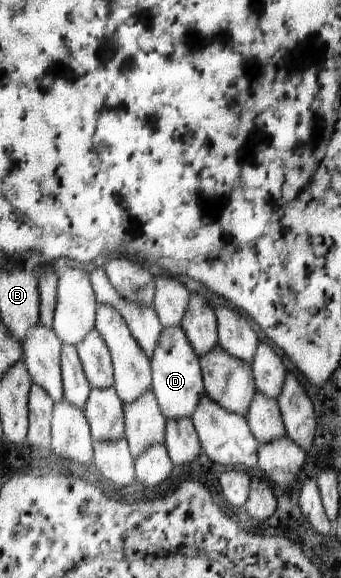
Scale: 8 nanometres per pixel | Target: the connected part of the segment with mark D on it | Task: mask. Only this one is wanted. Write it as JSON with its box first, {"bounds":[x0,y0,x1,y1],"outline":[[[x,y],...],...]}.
{"bounds":[149,327,205,420],"outline":[[[181,327],[163,328],[158,344],[149,358],[151,364],[151,391],[166,420],[191,418],[200,397],[205,394],[199,356]]]}

